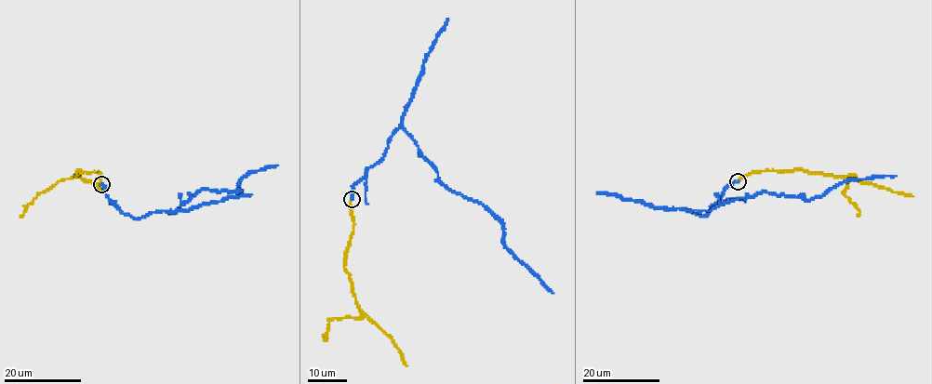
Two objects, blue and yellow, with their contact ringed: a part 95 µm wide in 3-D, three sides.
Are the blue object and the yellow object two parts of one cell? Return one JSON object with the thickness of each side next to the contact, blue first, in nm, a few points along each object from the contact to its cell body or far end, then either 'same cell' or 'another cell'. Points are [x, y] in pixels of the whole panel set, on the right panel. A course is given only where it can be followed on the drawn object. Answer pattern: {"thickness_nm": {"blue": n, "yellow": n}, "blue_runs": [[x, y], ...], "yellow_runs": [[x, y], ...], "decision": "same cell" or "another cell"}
{"thickness_nm": {"blue": 340, "yellow": 320}, "blue_runs": [[738, 182], [725, 190], [707, 215], [683, 208], [712, 210], [767, 192], [807, 199], [850, 180], [896, 177]], "yellow_runs": [[738, 180], [765, 170], [802, 168], [854, 176], [844, 192], [859, 212], [858, 217]], "decision": "another cell"}

